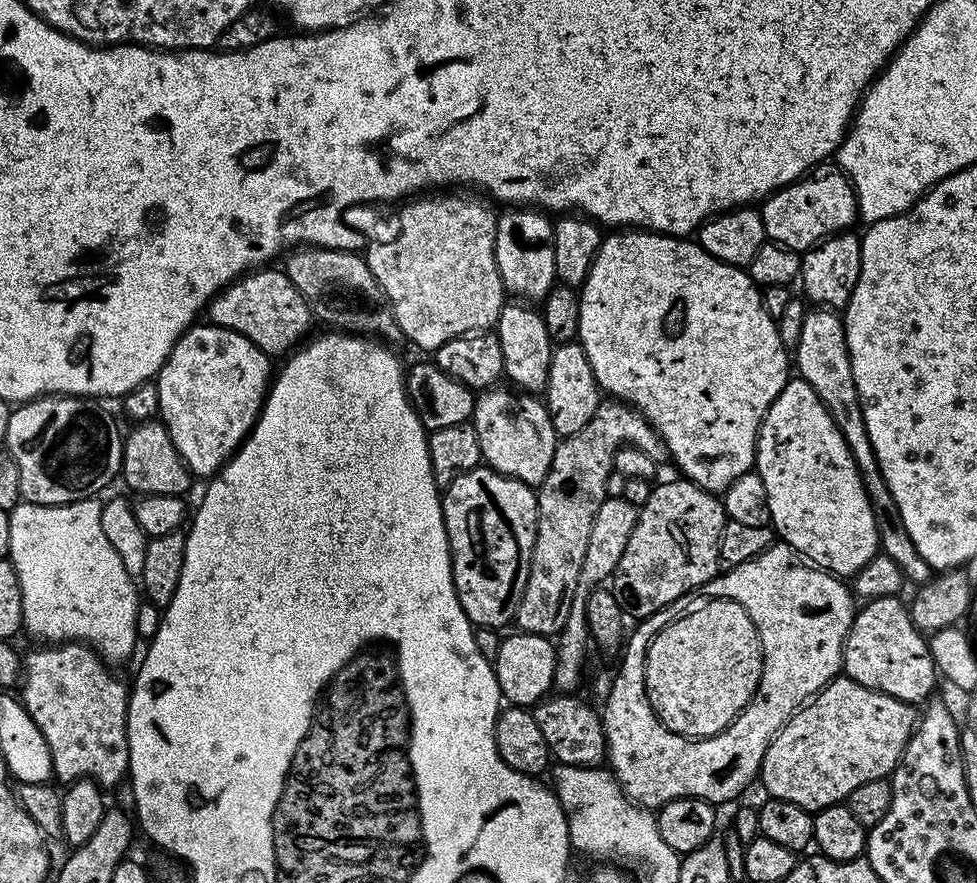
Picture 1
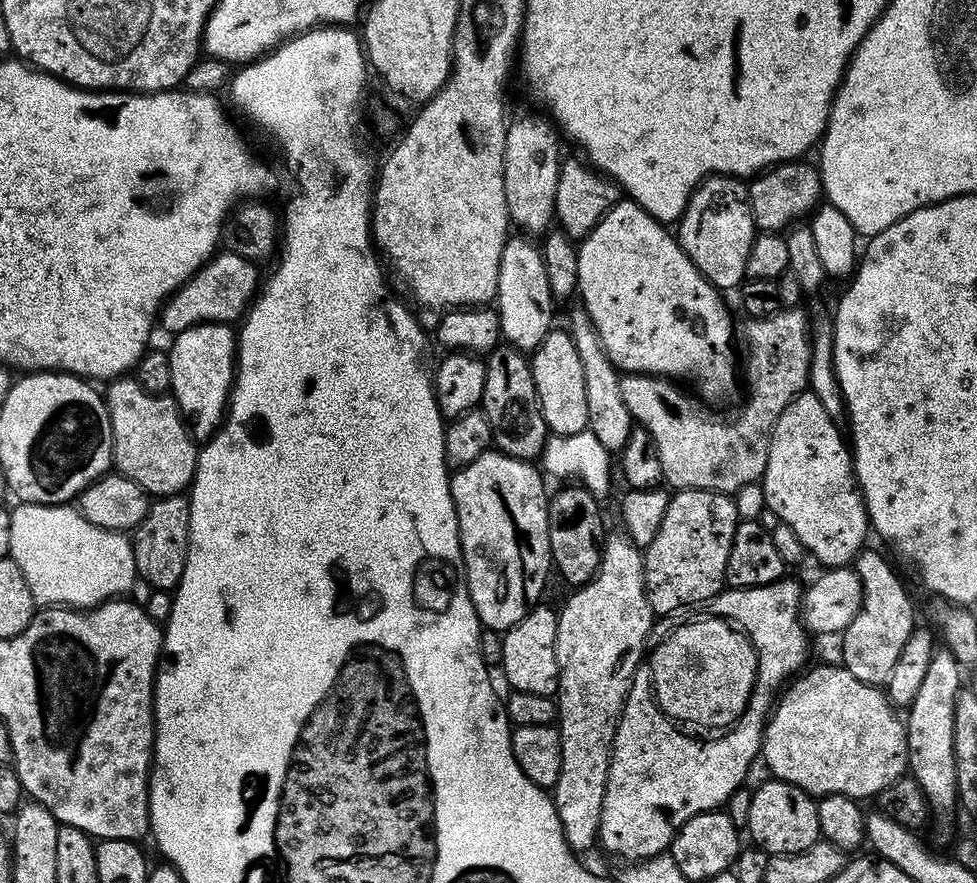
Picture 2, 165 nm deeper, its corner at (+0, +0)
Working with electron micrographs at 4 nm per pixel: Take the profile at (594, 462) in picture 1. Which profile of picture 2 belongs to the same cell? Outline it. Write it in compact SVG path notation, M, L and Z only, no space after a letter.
M803 307L786 308L761 320L749 319L744 328L744 340L748 343L748 397L737 412L729 416L715 416L711 407L705 406L695 395L687 396L679 383L668 378L649 376L642 372L621 375L618 390L622 390L622 402L630 410L633 421L648 431L658 446L658 459L662 462L664 484L669 489L697 488L711 492L736 494L739 488L761 479L766 470L766 458L770 454L770 438L782 410L808 388L812 337L810 320Z

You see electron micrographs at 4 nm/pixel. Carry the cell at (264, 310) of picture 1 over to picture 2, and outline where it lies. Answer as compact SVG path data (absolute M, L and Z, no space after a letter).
M220 250L213 255L208 263L203 264L182 287L177 288L167 300L164 307L160 309L158 317L159 327L164 327L168 334L185 332L193 324L227 324L231 325L232 320L239 321L247 313L251 303L258 295L258 285L262 276L256 273L257 265L251 260L242 258L238 254L227 250Z

